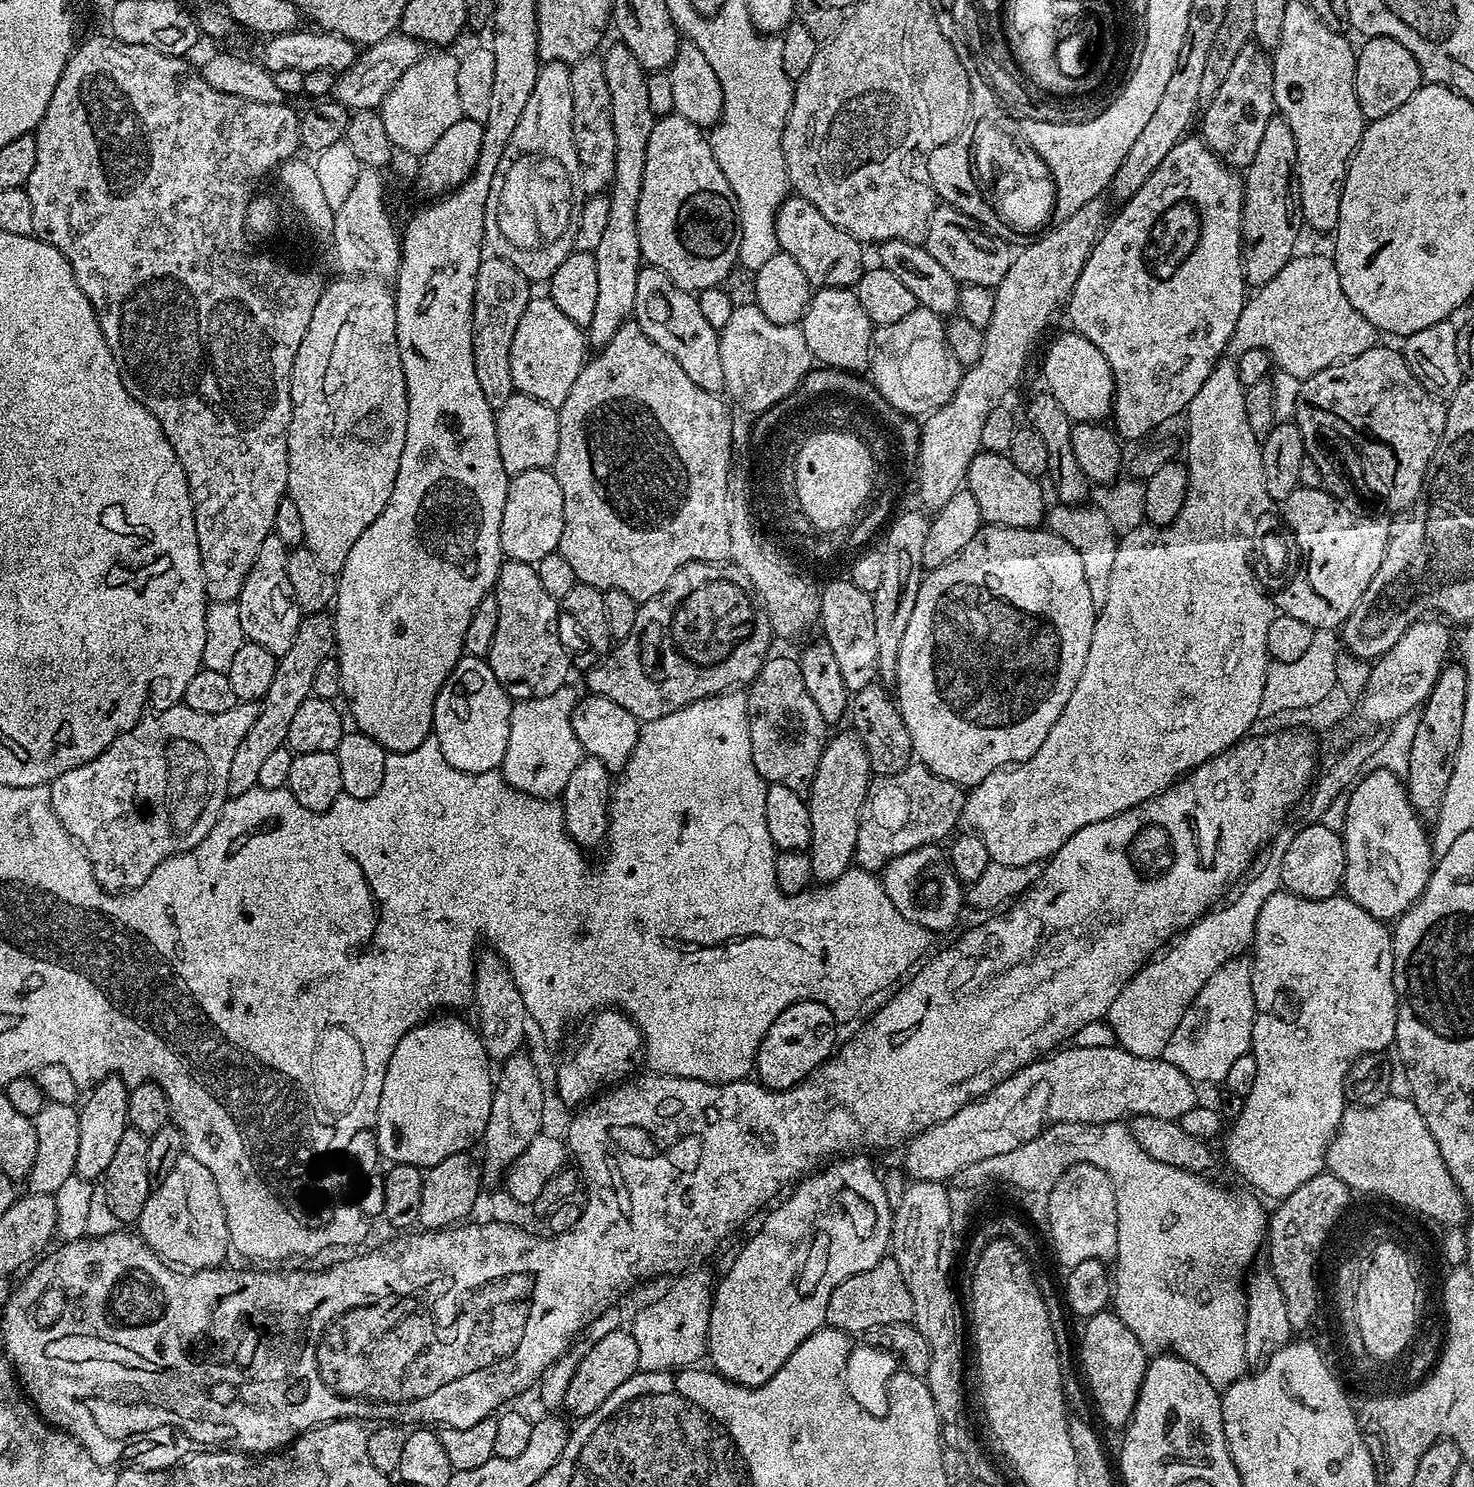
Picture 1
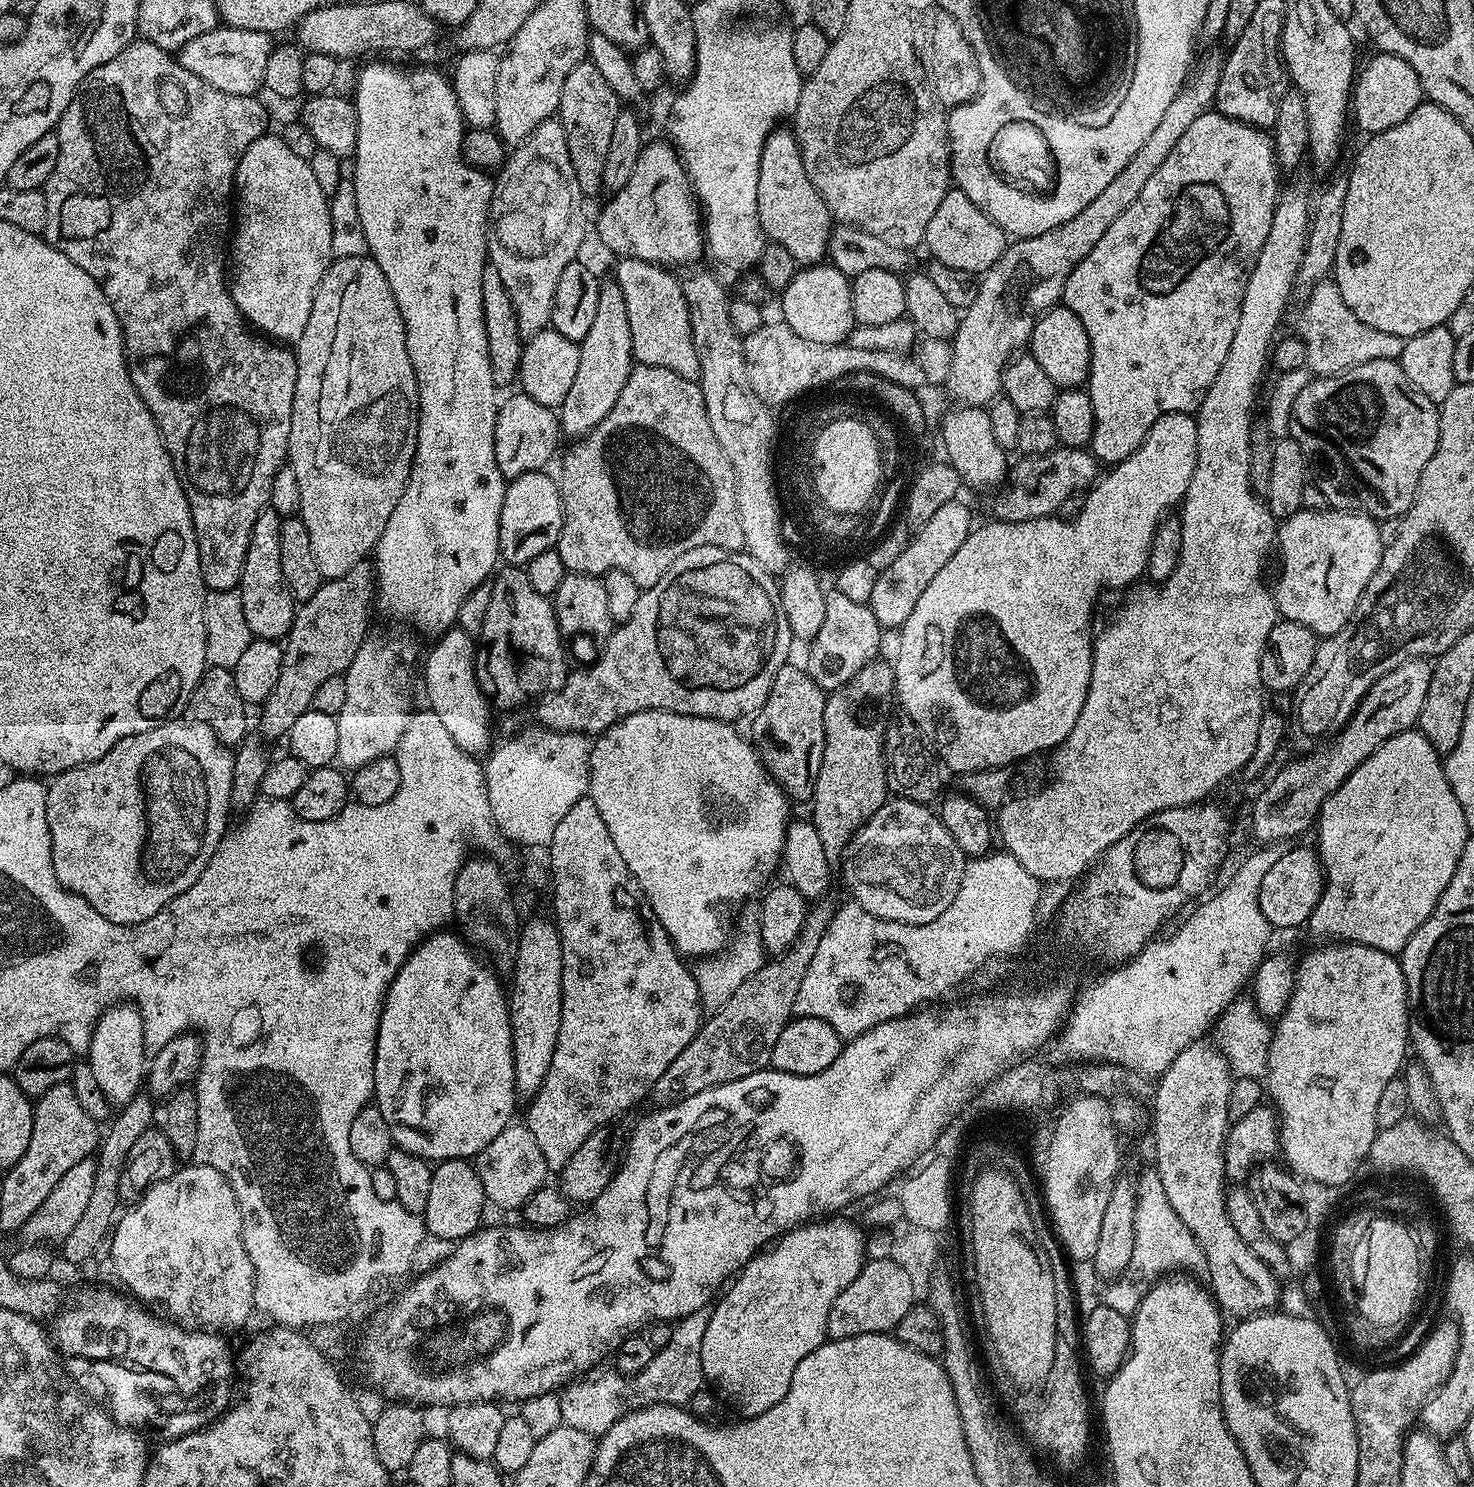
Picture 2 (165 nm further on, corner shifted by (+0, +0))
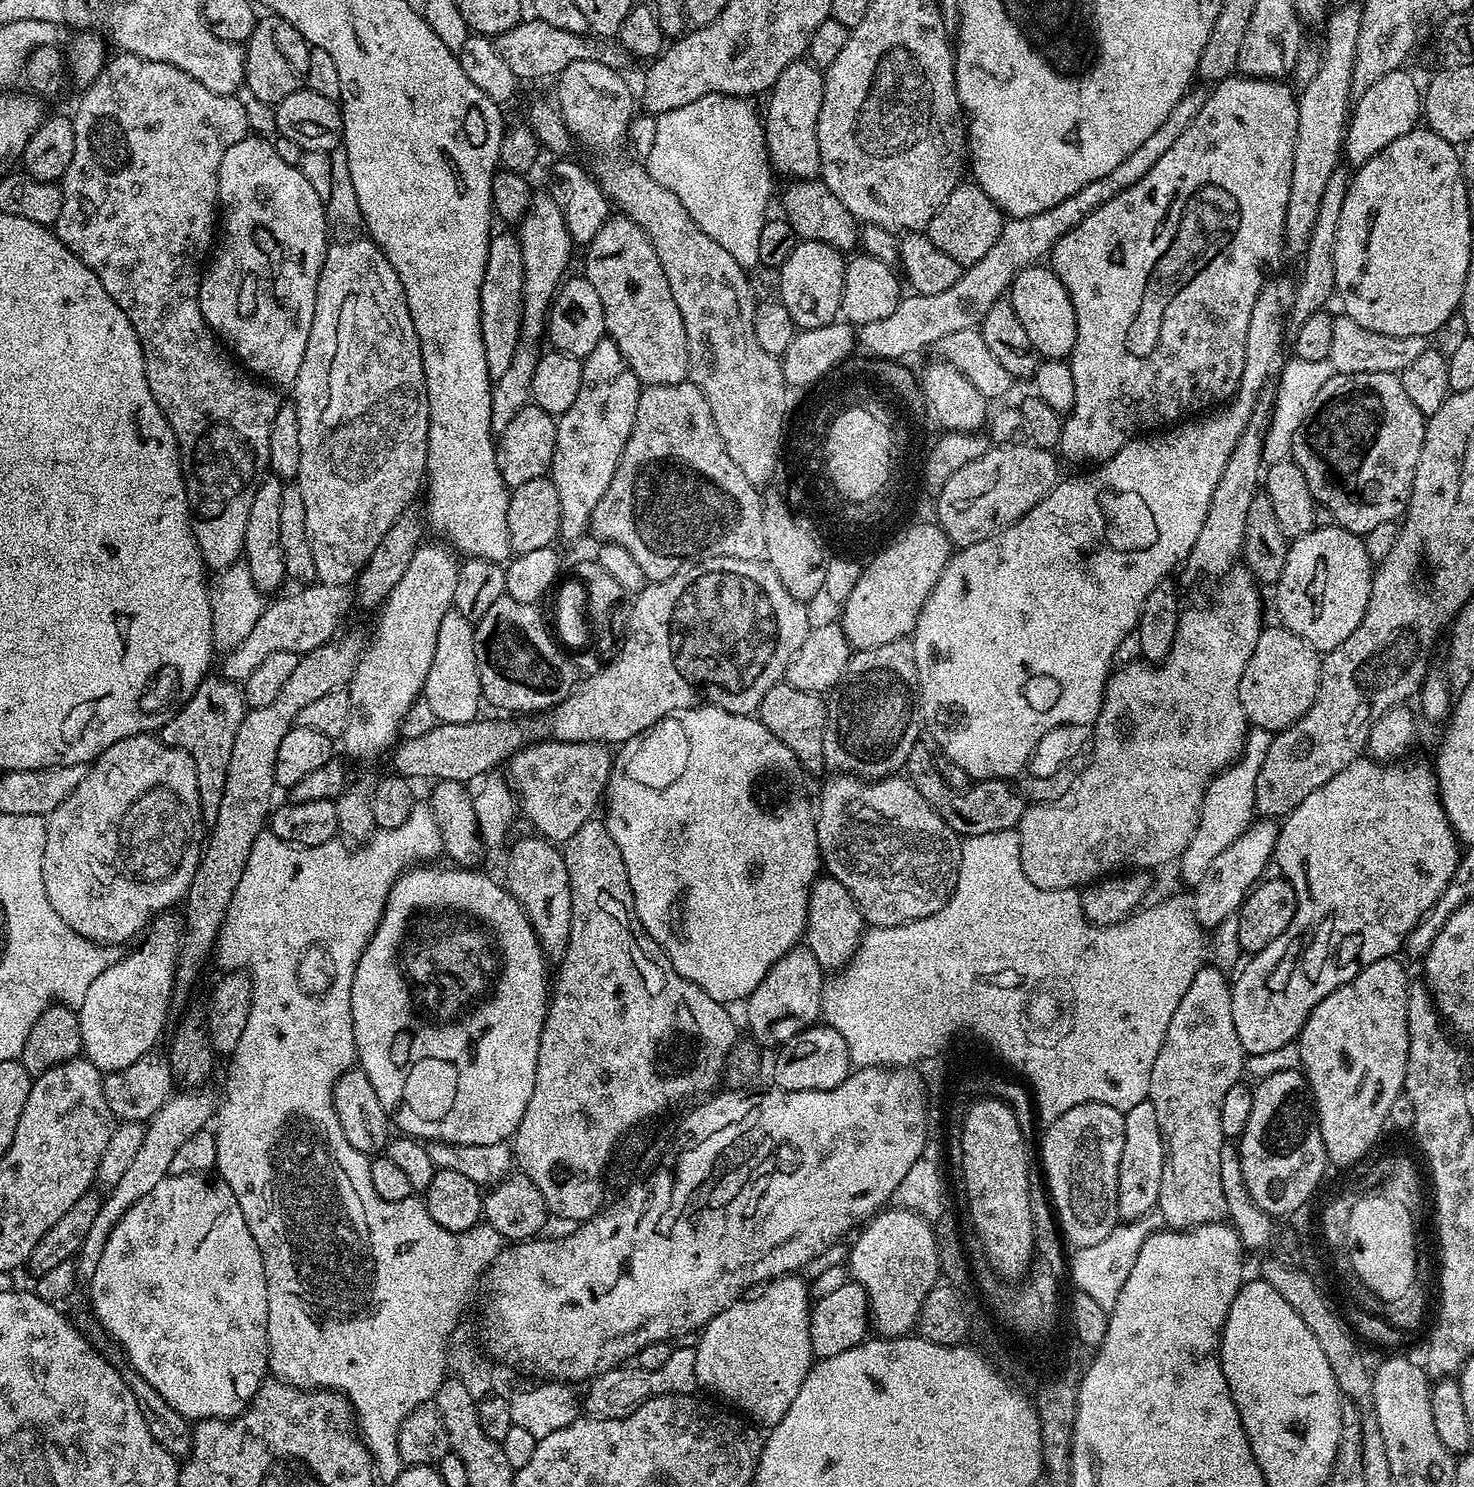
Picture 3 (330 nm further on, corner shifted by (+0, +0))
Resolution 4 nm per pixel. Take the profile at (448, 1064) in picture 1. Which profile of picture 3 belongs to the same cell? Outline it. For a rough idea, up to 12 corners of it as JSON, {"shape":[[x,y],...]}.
{"shape":[[471,868],[396,879],[356,1059],[421,1142],[503,1144],[549,965]]}

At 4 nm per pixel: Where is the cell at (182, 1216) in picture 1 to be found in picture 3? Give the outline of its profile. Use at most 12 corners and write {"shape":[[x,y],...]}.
{"shape":[[225,1180],[114,1226],[92,1312],[189,1422],[269,1371],[258,1242]]}

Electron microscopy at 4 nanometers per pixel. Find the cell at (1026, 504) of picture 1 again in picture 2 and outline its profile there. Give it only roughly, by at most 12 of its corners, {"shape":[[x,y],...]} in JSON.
{"shape":[[980,406],[940,424],[947,463],[972,488],[1003,485],[1009,453]]}

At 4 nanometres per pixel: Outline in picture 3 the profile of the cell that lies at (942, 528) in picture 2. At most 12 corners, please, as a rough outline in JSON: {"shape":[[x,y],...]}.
{"shape":[[936,523],[860,570],[839,626],[853,649],[911,637],[953,551]]}

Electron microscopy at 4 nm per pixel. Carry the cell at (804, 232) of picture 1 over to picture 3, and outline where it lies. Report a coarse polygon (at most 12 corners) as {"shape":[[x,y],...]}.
{"shape":[[797,58],[774,82],[764,147],[784,178],[820,176],[824,72]]}

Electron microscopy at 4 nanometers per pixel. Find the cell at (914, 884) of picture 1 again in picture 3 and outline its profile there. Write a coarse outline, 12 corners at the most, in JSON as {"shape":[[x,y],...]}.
{"shape":[[827,777],[825,871],[865,923],[934,914],[961,839],[907,777]]}

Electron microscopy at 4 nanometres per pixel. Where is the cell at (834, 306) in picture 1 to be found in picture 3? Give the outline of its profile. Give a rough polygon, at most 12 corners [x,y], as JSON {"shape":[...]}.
{"shape":[[800,240],[779,301],[797,329],[837,323],[845,253]]}

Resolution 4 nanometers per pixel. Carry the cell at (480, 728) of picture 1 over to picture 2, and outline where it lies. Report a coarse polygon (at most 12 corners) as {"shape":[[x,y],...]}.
{"shape":[[439,633],[424,664],[427,707],[469,756],[493,743],[476,681],[477,641]]}

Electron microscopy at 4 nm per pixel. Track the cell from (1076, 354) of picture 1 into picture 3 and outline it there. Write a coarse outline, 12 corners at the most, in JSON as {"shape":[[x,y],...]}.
{"shape":[[1039,262],[1012,280],[1010,299],[1043,359],[1071,357],[1074,302]]}

